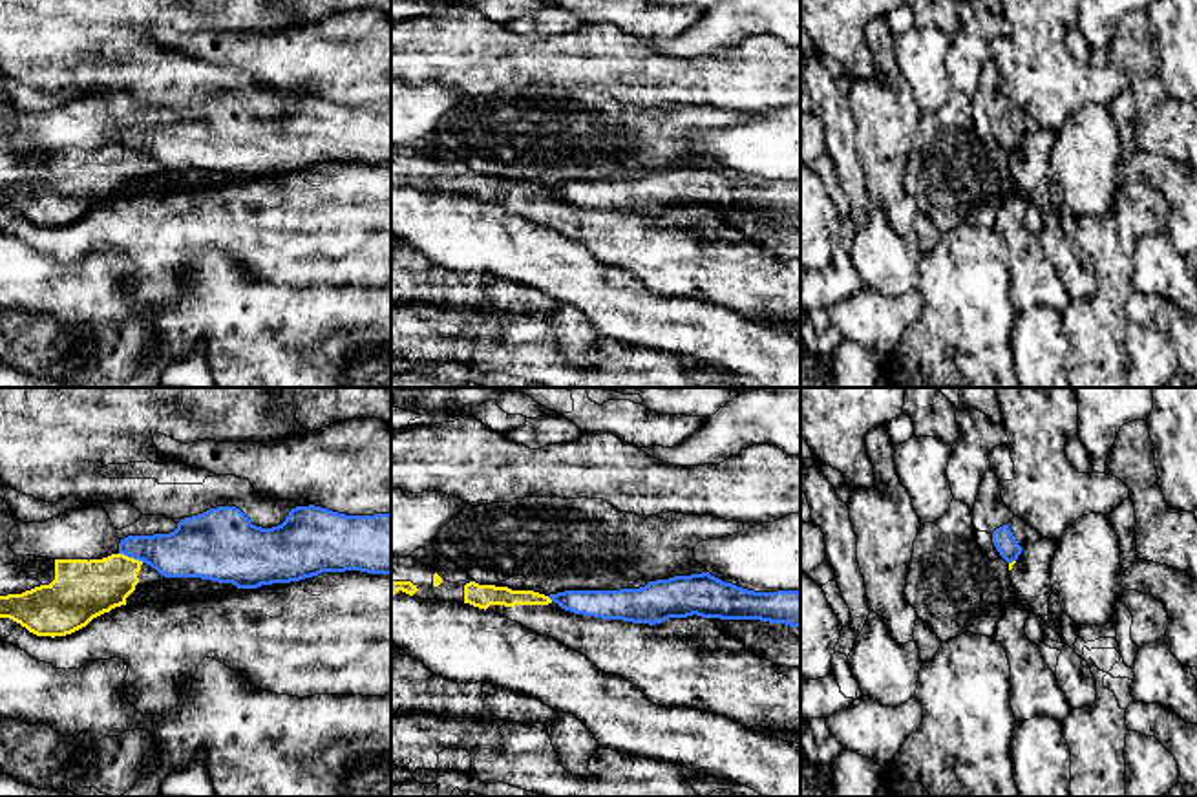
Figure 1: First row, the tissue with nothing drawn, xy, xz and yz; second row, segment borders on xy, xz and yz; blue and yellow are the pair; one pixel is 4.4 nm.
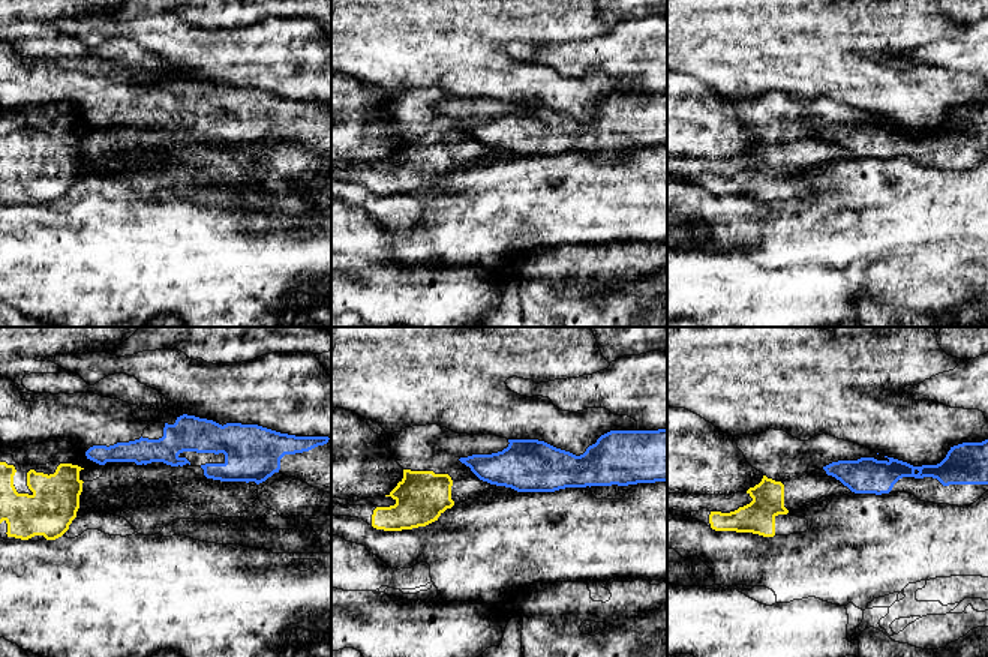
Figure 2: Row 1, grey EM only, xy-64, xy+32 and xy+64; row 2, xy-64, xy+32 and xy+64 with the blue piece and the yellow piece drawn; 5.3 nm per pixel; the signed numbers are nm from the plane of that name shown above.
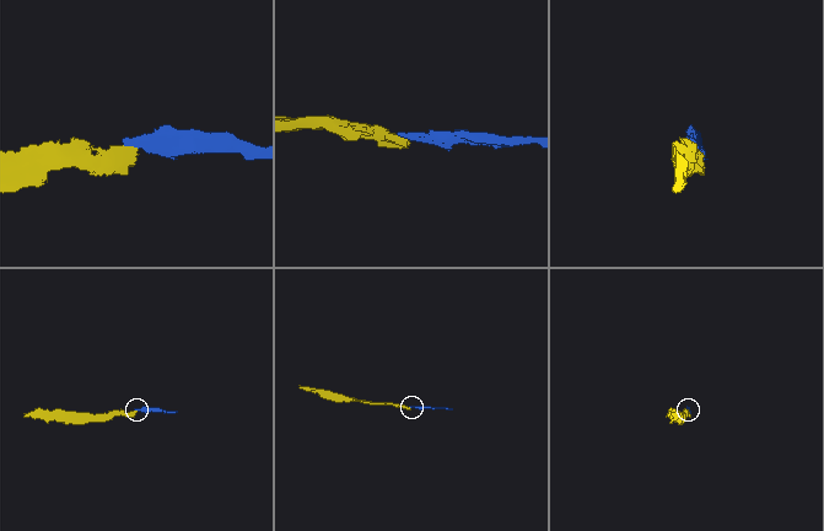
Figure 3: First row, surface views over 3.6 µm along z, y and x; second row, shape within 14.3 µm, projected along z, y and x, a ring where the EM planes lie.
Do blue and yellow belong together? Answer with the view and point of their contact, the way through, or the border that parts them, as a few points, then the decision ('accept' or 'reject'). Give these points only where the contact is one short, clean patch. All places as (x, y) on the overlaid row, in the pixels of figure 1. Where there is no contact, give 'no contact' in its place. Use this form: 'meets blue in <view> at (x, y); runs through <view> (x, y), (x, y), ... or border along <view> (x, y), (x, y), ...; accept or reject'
meets blue in xy at (132, 556); border along xy (119, 552), (143, 562); reject

